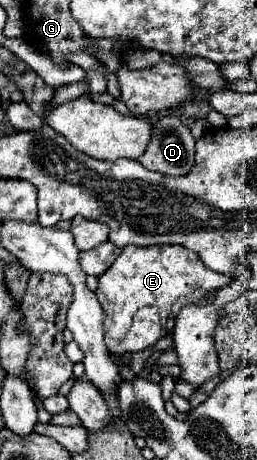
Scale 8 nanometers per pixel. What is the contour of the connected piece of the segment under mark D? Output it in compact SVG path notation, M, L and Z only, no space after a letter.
M157 116L151 122L151 142L139 156L149 170L183 176L191 170L195 156L195 138L177 116Z

